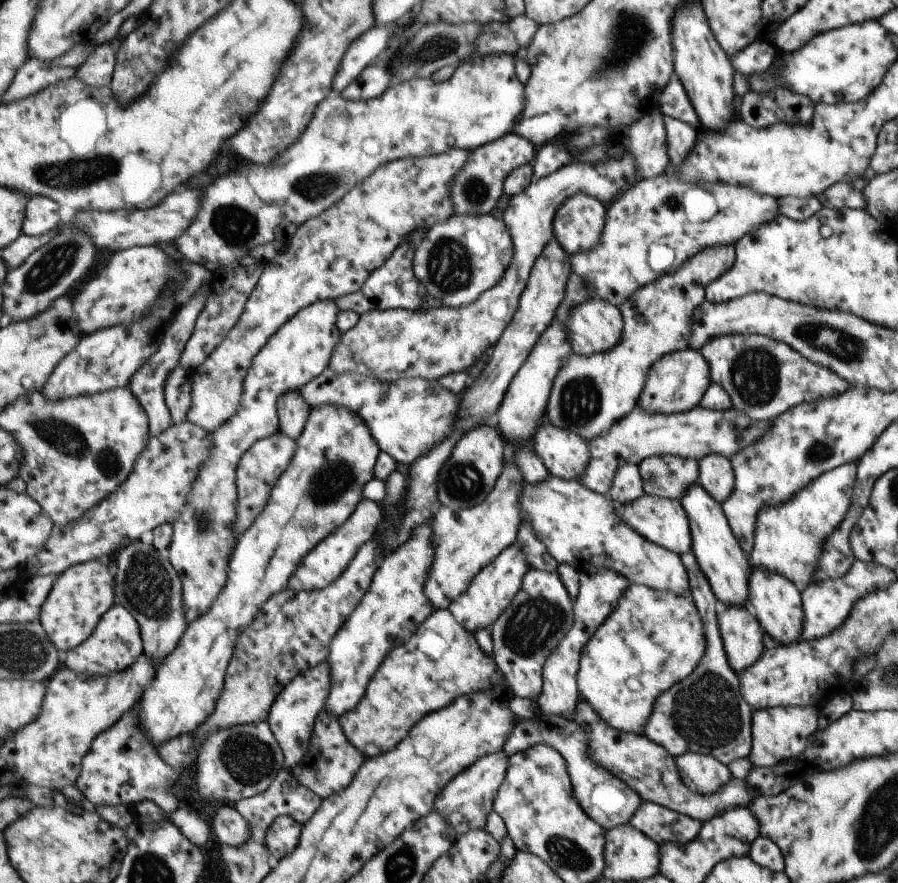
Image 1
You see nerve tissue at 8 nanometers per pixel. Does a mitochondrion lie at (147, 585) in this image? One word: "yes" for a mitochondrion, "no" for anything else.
yes

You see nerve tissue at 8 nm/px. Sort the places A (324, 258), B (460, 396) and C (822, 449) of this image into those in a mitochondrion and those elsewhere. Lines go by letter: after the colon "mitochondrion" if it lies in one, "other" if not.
A: other
B: other
C: mitochondrion

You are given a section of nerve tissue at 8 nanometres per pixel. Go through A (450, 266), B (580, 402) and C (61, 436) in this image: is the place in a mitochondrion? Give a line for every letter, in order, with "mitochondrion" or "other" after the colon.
A: mitochondrion
B: mitochondrion
C: mitochondrion

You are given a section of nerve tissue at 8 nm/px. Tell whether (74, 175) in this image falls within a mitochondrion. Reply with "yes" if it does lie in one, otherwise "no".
yes

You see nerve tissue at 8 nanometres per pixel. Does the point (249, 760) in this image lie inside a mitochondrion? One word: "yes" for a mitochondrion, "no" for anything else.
yes

